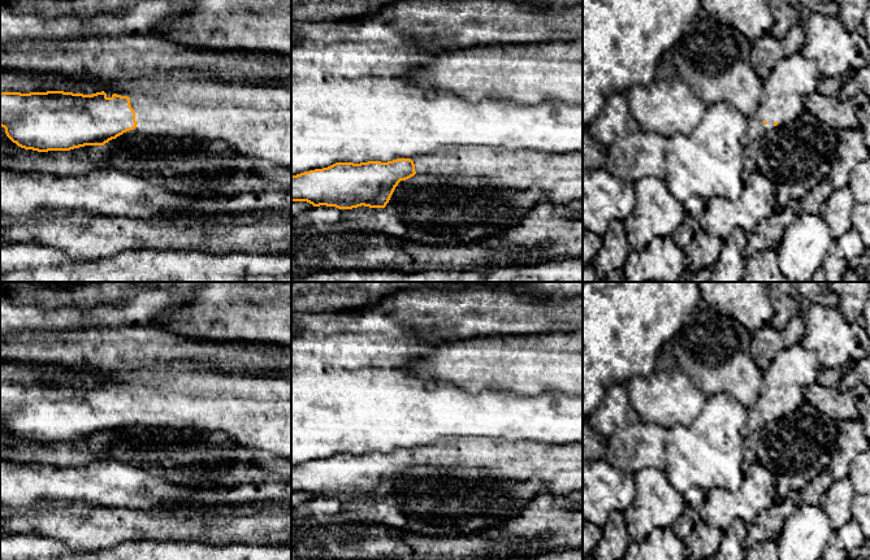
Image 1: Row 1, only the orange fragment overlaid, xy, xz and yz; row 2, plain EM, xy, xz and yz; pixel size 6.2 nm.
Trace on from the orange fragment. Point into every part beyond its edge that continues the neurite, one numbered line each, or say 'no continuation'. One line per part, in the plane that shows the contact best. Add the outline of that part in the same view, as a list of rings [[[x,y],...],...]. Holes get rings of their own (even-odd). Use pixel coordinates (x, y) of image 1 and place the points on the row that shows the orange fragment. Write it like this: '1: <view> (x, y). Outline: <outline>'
1: xy (255, 120). Outline: [[[191,70],[160,71],[155,75],[99,82],[98,92],[127,96],[135,110],[137,127],[124,134],[189,136],[198,142],[224,142],[257,164],[291,166],[291,70],[274,75],[282,83],[238,83],[217,73]]]

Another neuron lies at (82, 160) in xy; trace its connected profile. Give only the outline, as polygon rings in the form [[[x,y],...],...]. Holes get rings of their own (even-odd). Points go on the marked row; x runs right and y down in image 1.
[[[85,146],[70,151],[14,151],[9,156],[0,156],[0,168],[73,175],[111,169],[111,161],[103,146]]]

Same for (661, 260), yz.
[[[671,235],[655,236],[642,249],[629,251],[622,268],[627,282],[679,282],[687,274],[684,248]]]

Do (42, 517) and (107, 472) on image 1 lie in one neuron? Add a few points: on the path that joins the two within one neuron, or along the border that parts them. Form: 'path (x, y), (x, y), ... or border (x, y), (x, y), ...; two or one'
border (92, 504), (43, 500), (33, 506); two

